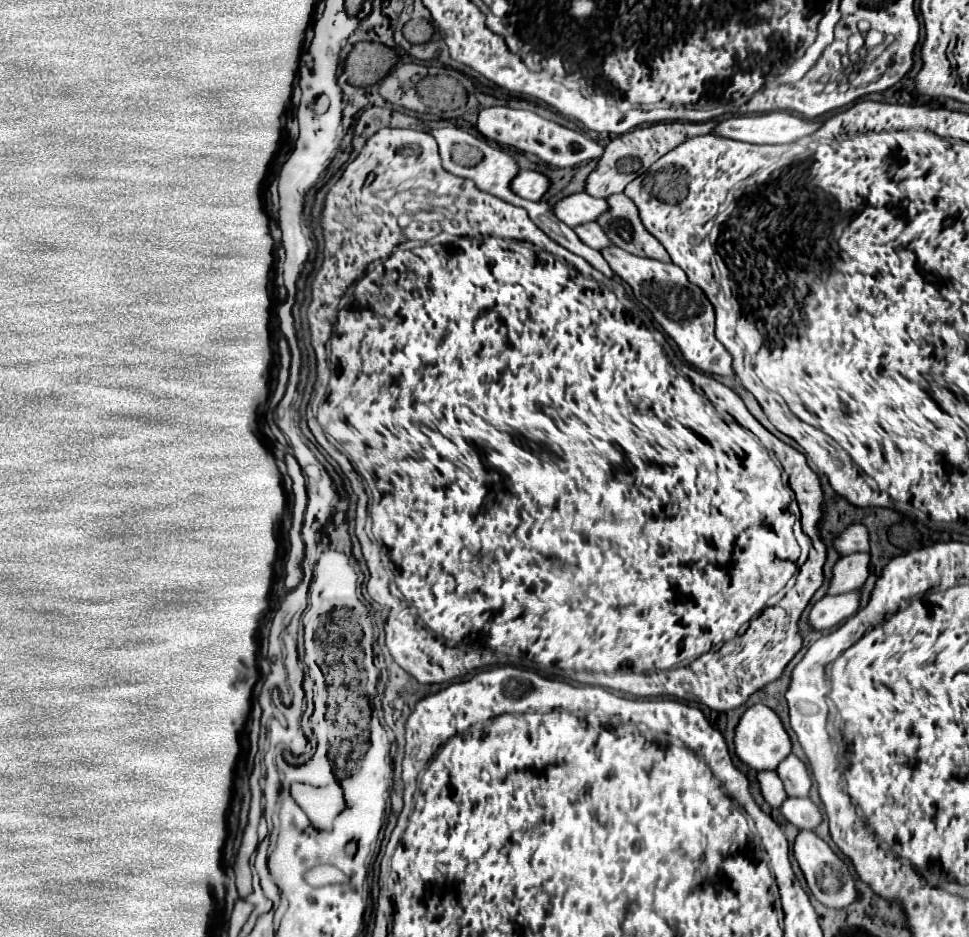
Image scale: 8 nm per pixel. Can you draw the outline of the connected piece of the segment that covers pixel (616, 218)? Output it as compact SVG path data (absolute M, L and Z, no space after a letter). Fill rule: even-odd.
M625 194L609 196L607 204L609 212L605 212L605 216L599 216L599 220L595 222L601 224L603 232L609 234L609 240L613 240L615 246L623 248L629 254L671 262L667 250L659 244L659 240L655 240L645 230L637 206Z

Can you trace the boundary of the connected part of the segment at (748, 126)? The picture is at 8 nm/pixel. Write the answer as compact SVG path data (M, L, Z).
M769 112L725 118L711 134L751 144L789 144L815 132L819 126L821 122L817 120L805 120L789 112Z

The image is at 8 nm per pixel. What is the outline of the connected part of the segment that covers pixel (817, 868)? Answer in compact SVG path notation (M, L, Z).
M799 830L797 838L793 842L793 856L795 856L805 880L807 880L809 890L813 892L813 896L821 904L837 910L841 906L851 904L857 898L855 886L853 886L853 878L851 878L851 872L849 872L847 864L813 830Z

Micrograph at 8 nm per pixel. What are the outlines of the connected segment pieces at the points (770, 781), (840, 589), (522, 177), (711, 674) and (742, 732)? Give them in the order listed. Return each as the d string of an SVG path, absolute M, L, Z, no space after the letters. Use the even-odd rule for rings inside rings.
M759 772L759 774L757 774L757 780L759 780L759 788L761 788L763 798L765 798L773 808L779 808L779 806L783 804L783 800L787 798L787 794L785 794L783 782L779 780L777 772Z
M849 554L839 558L833 566L833 578L829 582L827 594L835 596L861 588L867 580L867 566L869 554Z
M519 170L517 176L511 180L511 190L527 200L541 200L541 196L549 188L549 178L537 170Z
M381 128L377 134L373 134L363 150L359 152L359 156L347 164L343 176L331 186L331 190L327 192L325 196L325 202L323 202L323 212L321 212L321 228L323 228L323 240L325 240L325 258L323 258L323 264L319 268L319 272L315 274L315 280L311 284L311 304L307 308L307 318L309 318L309 332L311 332L311 346L315 350L315 358L317 362L316 366L316 378L314 385L314 394L308 405L306 412L306 419L308 427L317 440L317 442L329 453L329 455L339 462L339 466L343 473L349 480L351 480L351 486L354 493L357 496L357 508L356 508L356 527L355 534L363 546L363 556L365 556L365 562L369 566L369 572L371 572L371 580L367 584L367 590L369 590L369 596L381 604L383 608L383 620L385 620L385 634L387 634L387 648L393 656L393 660L405 670L409 672L417 682L421 684L441 684L441 682L449 682L449 680L455 680L455 678L463 678L467 676L469 672L477 670L477 668L485 668L485 666L493 666L493 664L501 664L501 666L519 666L519 668L527 668L527 670L537 670L545 676L553 676L553 678L565 678L565 680L575 680L575 682L581 682L581 684L593 684L593 686L603 686L603 688L611 688L611 690L619 690L619 692L627 692L631 696L675 696L679 700L685 700L685 702L699 702L699 704L705 704L709 706L711 710L717 710L717 712L725 712L725 710L733 710L733 708L739 708L753 692L761 690L765 684L777 680L783 672L783 668L789 664L789 660L801 650L801 636L797 632L797 620L801 616L801 612L805 610L805 606L809 604L811 596L815 594L815 590L821 587L823 584L823 566L825 564L825 546L823 542L819 540L819 530L817 530L817 522L821 518L821 500L823 500L823 492L821 492L821 486L819 486L819 478L817 474L807 466L807 460L805 456L791 448L789 444L781 442L777 436L773 436L767 428L763 428L753 416L751 412L745 408L743 400L733 392L729 390L727 386L723 386L721 382L701 374L699 370L687 370L687 376L689 378L683 378L675 372L673 366L669 366L665 354L663 354L663 348L659 342L653 340L651 332L643 326L641 318L637 318L635 314L629 314L621 304L617 304L617 298L615 298L615 292L603 284L599 284L597 280L593 280L591 276L585 278L577 266L577 256L573 256L571 252L567 252L565 248L561 248L559 244L553 244L553 240L549 240L549 236L545 236L545 232L541 232L527 216L527 212L523 208L517 208L509 202L503 202L501 198L495 198L493 194L487 194L487 192L481 192L471 180L465 180L465 178L457 178L449 172L445 172L441 168L441 160L439 160L439 152L437 152L437 142L431 134L427 132L421 132L421 130L399 130L399 128ZM421 180L427 184L429 188L429 200L433 200L433 204L453 204L457 208L457 216L469 216L469 232L475 232L471 238L465 238L465 236L404 236L405 240L401 238L401 228L397 228L397 218L399 214L407 214L405 210L405 202L407 200L413 200L415 196L411 194L417 194L413 190L407 190L405 194L399 192L399 186L403 182L415 182L417 188L421 188ZM353 286L353 290L349 292L347 288ZM645 334L645 346L641 346L641 336ZM695 388L699 388L713 404L717 404L717 410L713 408L713 404L709 404L709 400L705 400L699 392L695 392ZM719 414L731 414L731 418L735 420L733 424L725 424L721 420ZM755 436L761 440L761 444L771 450L777 460L783 464L785 472L789 474L788 477L782 477L781 482L781 470L777 468L777 464L771 460L769 452L755 440ZM371 493L371 520L373 520L373 536L367 534L365 530L365 522L367 522L369 505L369 496ZM791 498L797 498L797 504L799 504L799 510L801 510L801 526L803 532L811 538L811 549L809 556L805 561L805 564L799 568L799 574L797 574L797 558L799 558L799 544L793 536L793 522L795 522L795 516L789 512L789 504L791 504ZM797 574L797 584L787 592L784 589L787 580ZM747 624L745 632L739 634L739 628ZM613 672L631 672L631 674L641 674L641 676L605 676L605 674L613 674Z
M753 704L743 712L735 726L735 754L755 770L775 770L777 764L791 754L791 740L779 720L779 716L765 704Z

